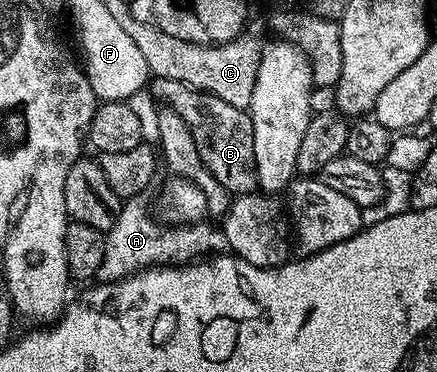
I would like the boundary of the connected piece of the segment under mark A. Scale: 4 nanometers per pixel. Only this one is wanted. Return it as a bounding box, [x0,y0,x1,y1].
[96,197,229,283]

